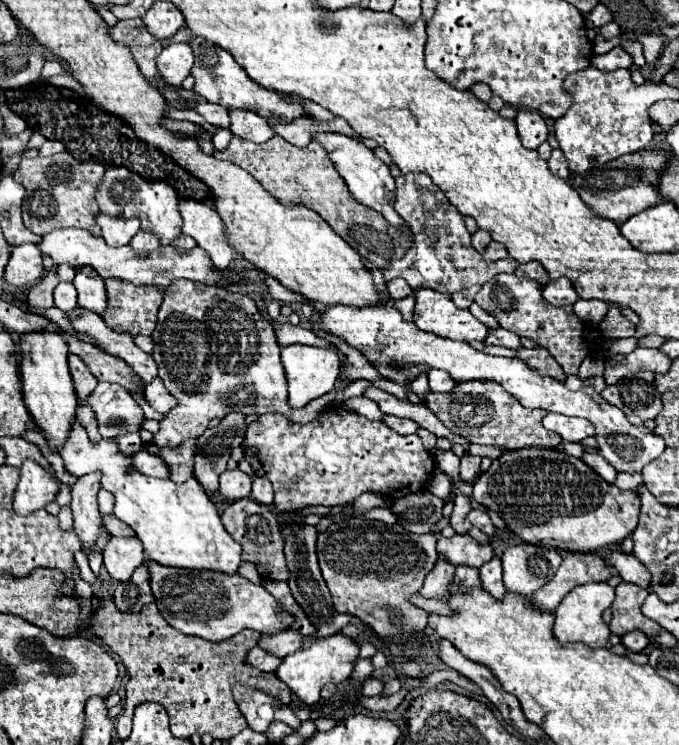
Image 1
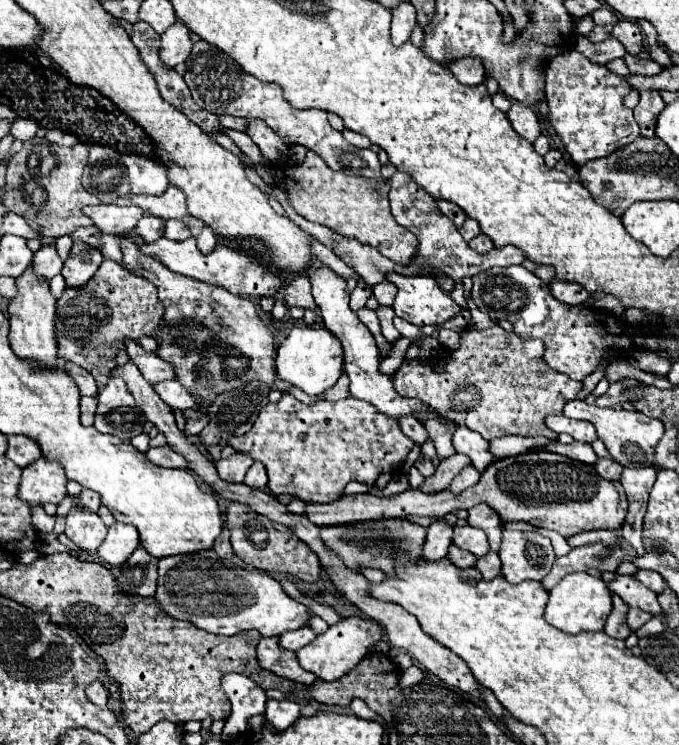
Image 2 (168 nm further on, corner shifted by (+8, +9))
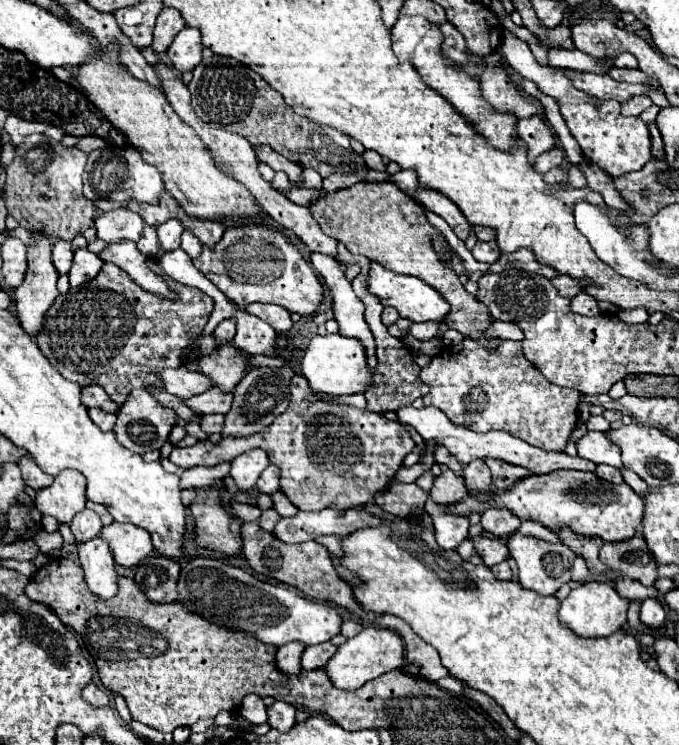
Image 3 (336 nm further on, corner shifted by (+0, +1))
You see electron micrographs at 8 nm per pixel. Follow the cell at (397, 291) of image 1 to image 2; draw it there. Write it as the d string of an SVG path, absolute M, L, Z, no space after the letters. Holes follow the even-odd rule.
M382 281L382 283L374 285L372 291L374 291L374 297L376 297L378 305L382 305L382 307L390 307L394 297L396 297L396 287L388 281Z

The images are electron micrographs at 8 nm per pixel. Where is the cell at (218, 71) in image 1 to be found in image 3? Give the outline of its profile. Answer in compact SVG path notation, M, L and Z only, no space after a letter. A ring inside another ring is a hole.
M218 55L204 57L192 73L194 77L188 83L188 89L192 93L192 107L202 121L210 125L220 125L220 129L224 131L242 135L252 145L268 143L274 151L278 151L292 163L298 163L302 167L312 167L322 177L328 177L332 173L348 175L356 173L358 169L364 169L366 171L364 181L368 183L382 183L390 179L386 171L370 169L364 163L362 155L350 147L348 135L328 125L318 125L308 121L306 117L296 115L284 103L278 91L274 91L258 73L250 71L246 65L238 63L236 59L218 57Z

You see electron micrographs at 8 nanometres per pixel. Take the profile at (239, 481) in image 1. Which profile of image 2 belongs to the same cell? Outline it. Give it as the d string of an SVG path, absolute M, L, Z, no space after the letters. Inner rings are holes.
M234 453L230 459L220 459L216 463L216 469L218 469L218 475L224 481L242 483L244 475L246 475L246 471L250 469L252 463L254 463L254 459L250 455L246 455L246 453Z

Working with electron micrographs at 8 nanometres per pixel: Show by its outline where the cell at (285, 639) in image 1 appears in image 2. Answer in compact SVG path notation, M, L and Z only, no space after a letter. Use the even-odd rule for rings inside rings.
M304 627L304 629L282 633L280 635L280 645L288 651L296 651L296 649L302 649L304 645L308 645L314 639L316 639L316 633L310 627Z

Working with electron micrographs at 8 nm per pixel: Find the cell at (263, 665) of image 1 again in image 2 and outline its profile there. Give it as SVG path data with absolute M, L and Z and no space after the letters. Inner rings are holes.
M268 637L258 643L258 663L278 677L286 677L304 685L312 685L316 679L312 673L300 667L294 651L280 649L278 637Z

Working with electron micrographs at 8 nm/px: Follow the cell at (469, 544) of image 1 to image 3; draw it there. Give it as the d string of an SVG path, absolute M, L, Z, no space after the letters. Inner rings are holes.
M482 535L470 537L470 539L472 539L472 543L474 543L476 553L482 557L484 565L488 565L488 567L502 563L502 561L508 557L508 547L502 545L502 543L498 543L498 541L486 539L486 537L482 537Z

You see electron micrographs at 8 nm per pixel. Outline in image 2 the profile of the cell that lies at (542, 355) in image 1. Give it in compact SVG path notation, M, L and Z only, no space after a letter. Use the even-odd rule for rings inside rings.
M494 325L490 329L464 329L460 333L460 345L454 351L440 349L434 359L410 359L404 361L402 367L394 373L394 387L402 397L418 397L426 405L430 405L442 417L456 421L456 425L464 425L476 433L480 433L486 441L504 437L504 435L522 435L522 437L546 437L550 441L558 441L558 435L544 425L544 417L552 413L562 413L564 401L576 399L576 393L582 389L580 381L570 379L564 373L558 373L544 365L542 359L544 343L540 339L522 341L516 333L504 331Z

